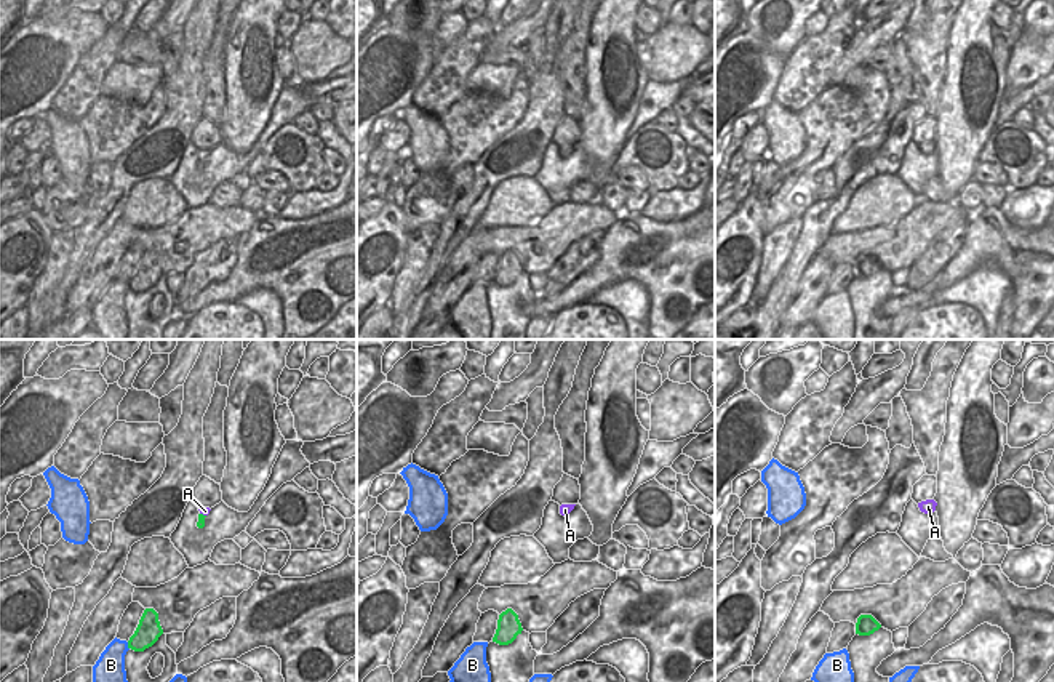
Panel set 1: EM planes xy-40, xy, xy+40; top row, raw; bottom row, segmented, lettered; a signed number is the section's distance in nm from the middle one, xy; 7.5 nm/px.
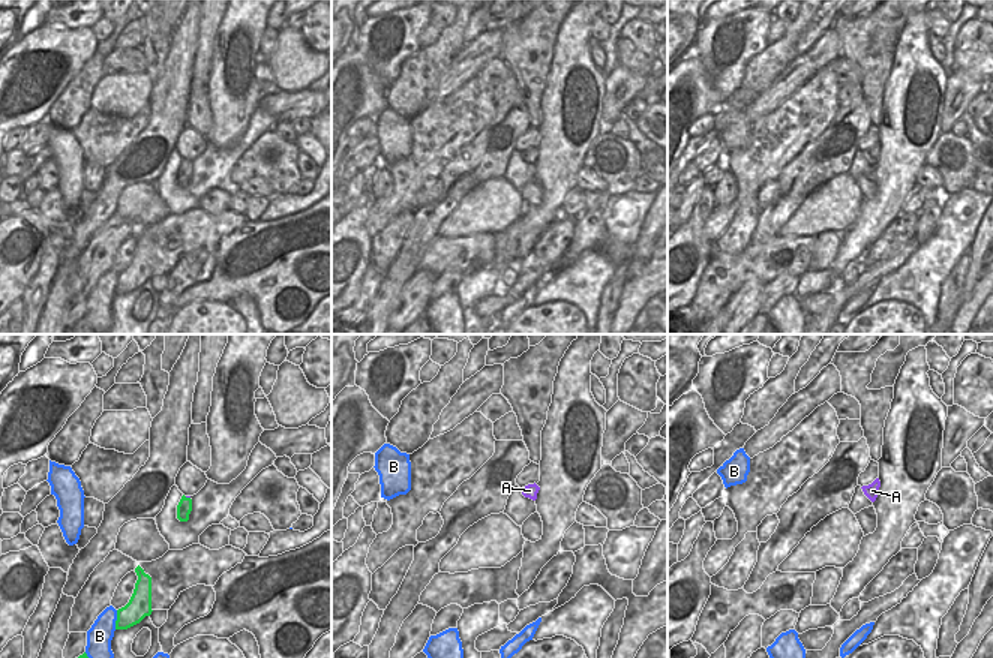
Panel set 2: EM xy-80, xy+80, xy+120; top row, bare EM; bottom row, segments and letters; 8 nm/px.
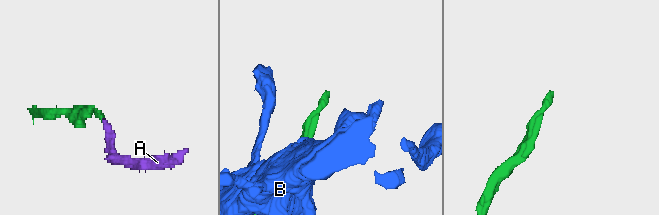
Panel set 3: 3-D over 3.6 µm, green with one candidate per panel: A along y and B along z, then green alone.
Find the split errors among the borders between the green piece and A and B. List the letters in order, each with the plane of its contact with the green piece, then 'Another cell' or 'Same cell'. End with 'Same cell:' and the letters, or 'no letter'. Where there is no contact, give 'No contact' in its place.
A: Touches green in xy-40. Same cell
B: Touches green in xy-40. Another cell
Same cell: A

